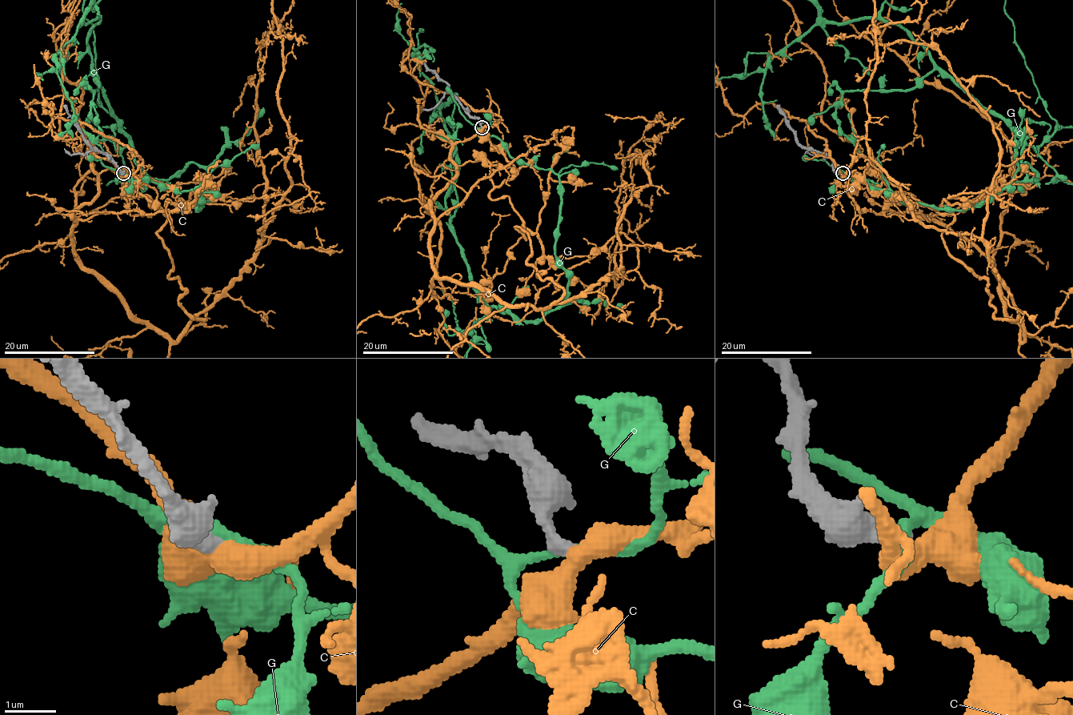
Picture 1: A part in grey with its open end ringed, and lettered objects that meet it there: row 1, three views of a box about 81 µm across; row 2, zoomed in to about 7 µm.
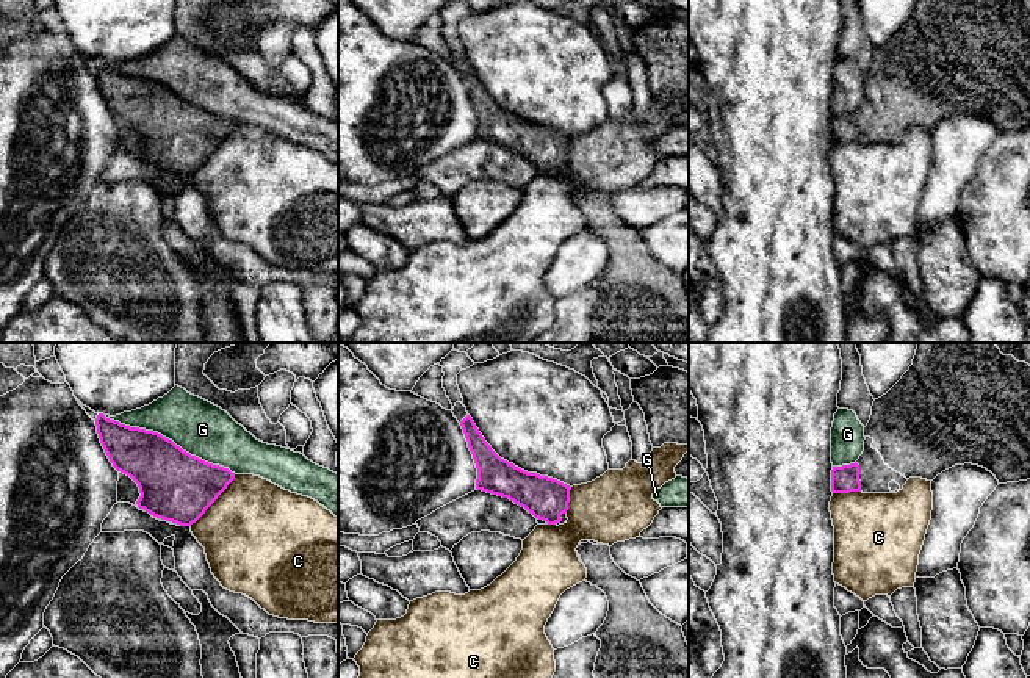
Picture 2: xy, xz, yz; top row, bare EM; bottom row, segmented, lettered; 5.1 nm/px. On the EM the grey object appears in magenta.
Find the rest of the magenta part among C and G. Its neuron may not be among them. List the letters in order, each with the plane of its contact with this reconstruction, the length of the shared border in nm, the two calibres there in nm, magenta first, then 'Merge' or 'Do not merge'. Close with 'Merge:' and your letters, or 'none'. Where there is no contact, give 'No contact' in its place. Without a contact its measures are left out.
C: Touches magenta in xy. Shared border 360 nm. Thickness 360 nm (magenta) against 500 nm. Do not merge
G: Touches magenta in xy. Shared border 750 nm. Thickness 360 nm (magenta) against 280 nm. Do not merge
Merge: none

